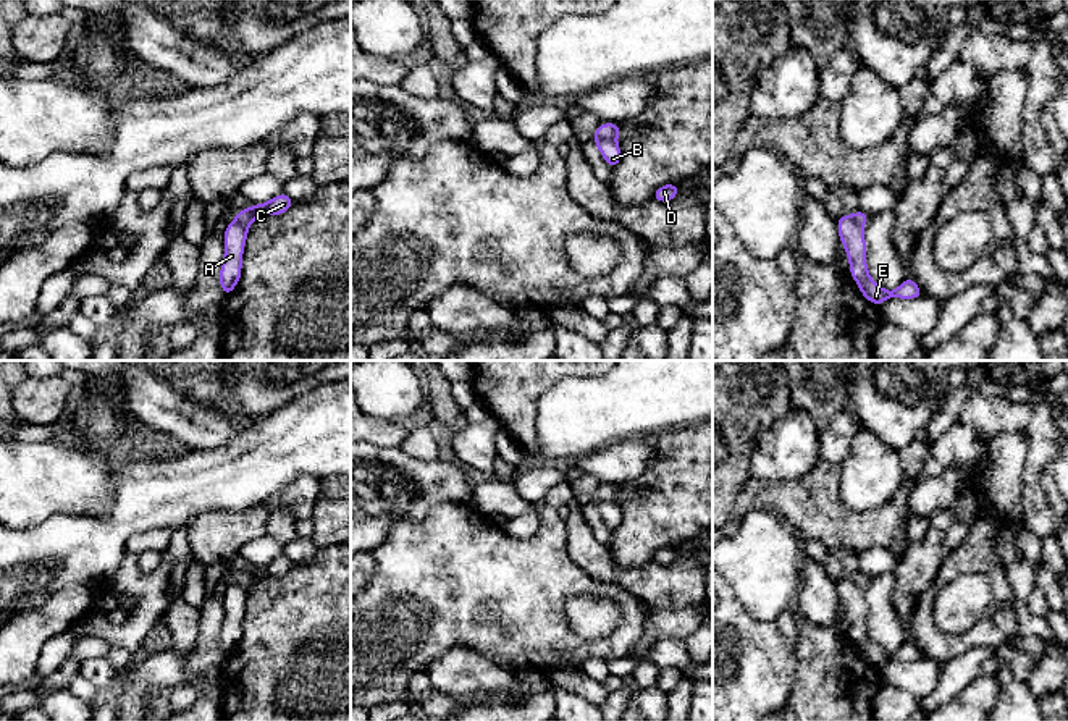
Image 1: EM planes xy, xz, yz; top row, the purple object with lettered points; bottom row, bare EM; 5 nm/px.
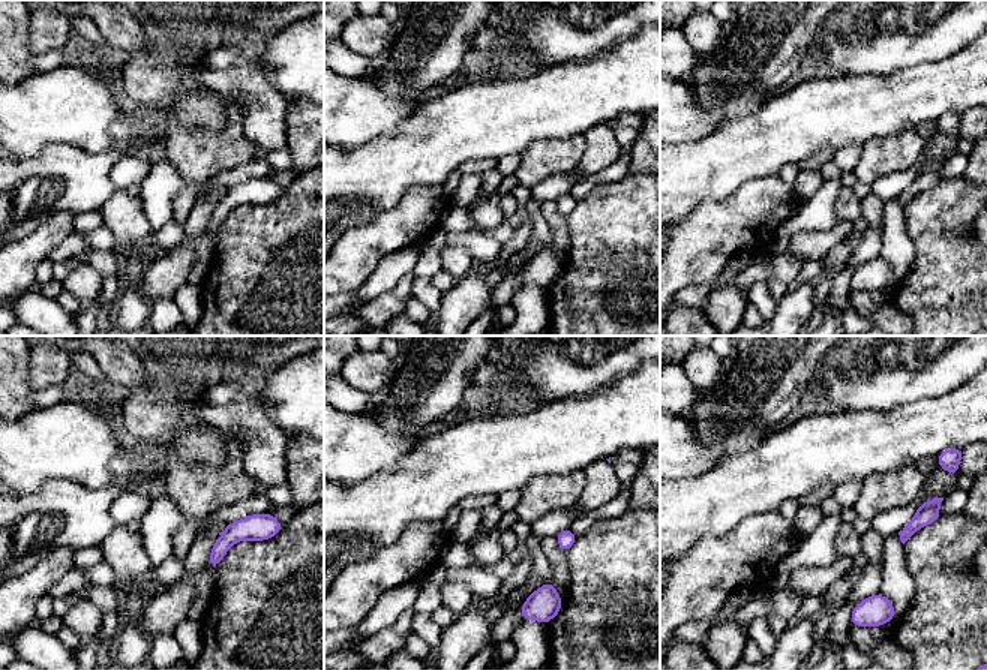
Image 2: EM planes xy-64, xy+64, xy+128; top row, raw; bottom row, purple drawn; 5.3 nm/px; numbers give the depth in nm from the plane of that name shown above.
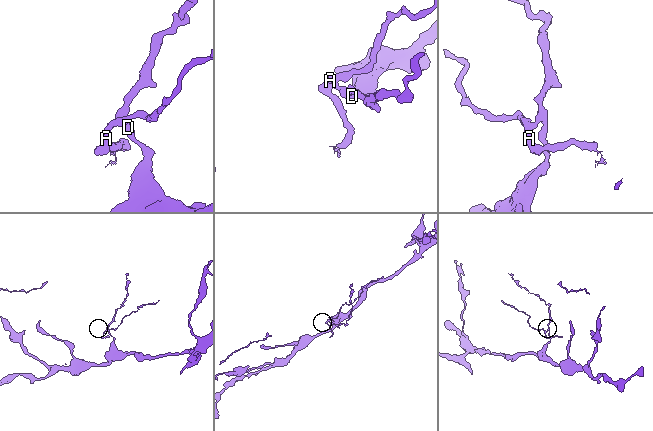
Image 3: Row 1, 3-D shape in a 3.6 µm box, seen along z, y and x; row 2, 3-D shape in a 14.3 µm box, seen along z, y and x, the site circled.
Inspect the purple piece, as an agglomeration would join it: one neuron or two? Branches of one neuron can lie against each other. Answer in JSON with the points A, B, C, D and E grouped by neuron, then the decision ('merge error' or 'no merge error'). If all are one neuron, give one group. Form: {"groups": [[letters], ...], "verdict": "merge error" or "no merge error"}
{"groups": [["A", "C", "E"], ["B", "D"]], "verdict": "merge error"}

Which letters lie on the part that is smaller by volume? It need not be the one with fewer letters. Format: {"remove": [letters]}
{"remove": ["A", "C", "E"]}

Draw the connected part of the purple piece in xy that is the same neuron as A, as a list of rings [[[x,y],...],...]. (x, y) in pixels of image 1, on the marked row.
[[[233,220],[228,223],[223,234],[225,255],[218,280],[225,297],[233,293],[242,275],[241,260],[244,254],[244,244],[247,241],[247,230],[249,228],[246,225],[239,223],[238,220]]]

